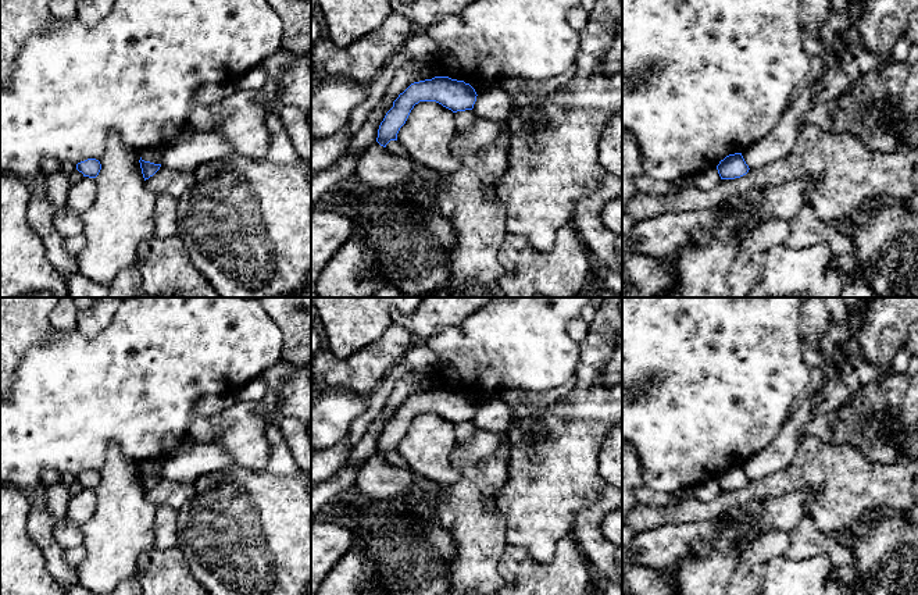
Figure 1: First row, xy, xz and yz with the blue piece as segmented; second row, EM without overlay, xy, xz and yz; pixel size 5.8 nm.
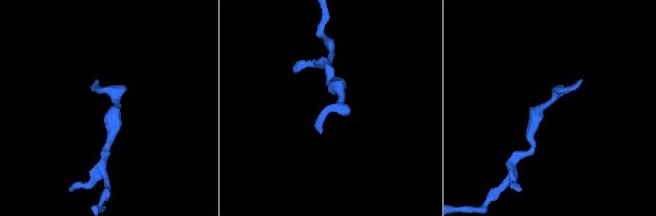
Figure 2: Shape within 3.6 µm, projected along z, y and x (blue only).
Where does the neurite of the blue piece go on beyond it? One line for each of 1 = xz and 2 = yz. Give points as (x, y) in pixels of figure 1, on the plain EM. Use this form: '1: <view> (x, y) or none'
1: none
2: none

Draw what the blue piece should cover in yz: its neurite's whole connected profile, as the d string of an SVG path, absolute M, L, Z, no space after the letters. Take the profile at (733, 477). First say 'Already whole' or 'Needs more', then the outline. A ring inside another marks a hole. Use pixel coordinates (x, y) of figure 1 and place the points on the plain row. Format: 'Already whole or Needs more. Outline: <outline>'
Already whole. Outline: M735 464L721 471L717 481L721 491L735 491L746 487L750 480L746 475L742 464Z

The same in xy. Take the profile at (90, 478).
Already whole. Outline: M87 470L76 475L76 481L83 485L83 488L96 489L101 481L101 475L96 470Z

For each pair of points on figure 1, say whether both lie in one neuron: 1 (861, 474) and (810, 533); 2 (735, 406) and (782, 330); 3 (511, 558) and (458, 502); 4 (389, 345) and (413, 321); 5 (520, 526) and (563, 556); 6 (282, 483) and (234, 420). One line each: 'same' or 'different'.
1: different
2: same
3: different
4: different
5: different
6: different

